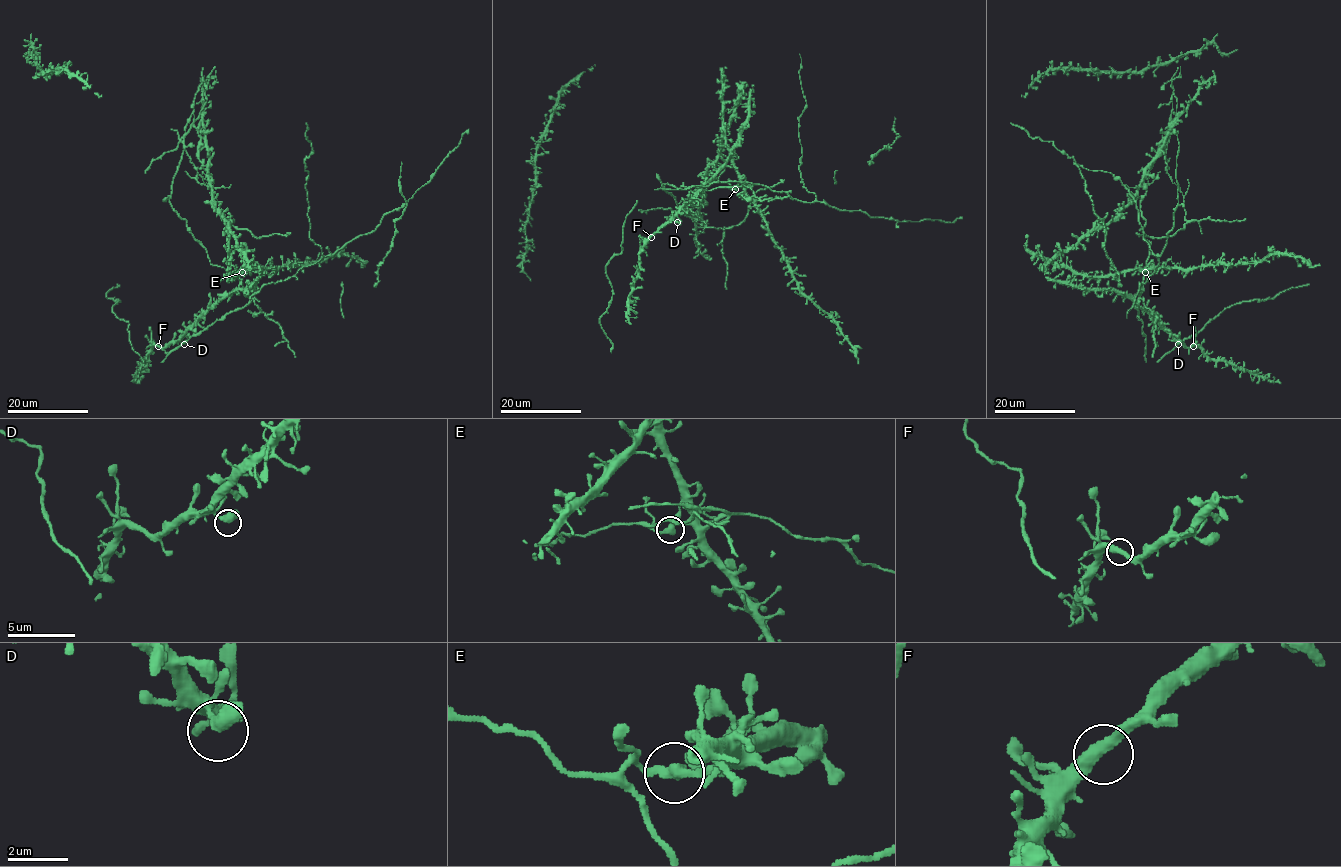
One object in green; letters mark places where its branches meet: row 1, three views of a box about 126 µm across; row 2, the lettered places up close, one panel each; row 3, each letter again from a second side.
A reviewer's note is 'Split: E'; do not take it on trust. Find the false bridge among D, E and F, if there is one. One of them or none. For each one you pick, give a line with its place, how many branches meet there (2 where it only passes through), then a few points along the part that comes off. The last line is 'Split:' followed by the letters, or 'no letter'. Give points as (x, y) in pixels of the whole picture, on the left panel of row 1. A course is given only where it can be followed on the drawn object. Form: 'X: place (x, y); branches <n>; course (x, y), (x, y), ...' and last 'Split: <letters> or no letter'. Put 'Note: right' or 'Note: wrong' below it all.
E: place (242, 272); branches 2
Split: E
Note: right

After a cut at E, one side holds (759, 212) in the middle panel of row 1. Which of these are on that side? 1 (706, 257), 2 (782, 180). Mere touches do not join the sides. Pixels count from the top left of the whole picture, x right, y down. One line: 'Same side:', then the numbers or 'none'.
Same side: 1

